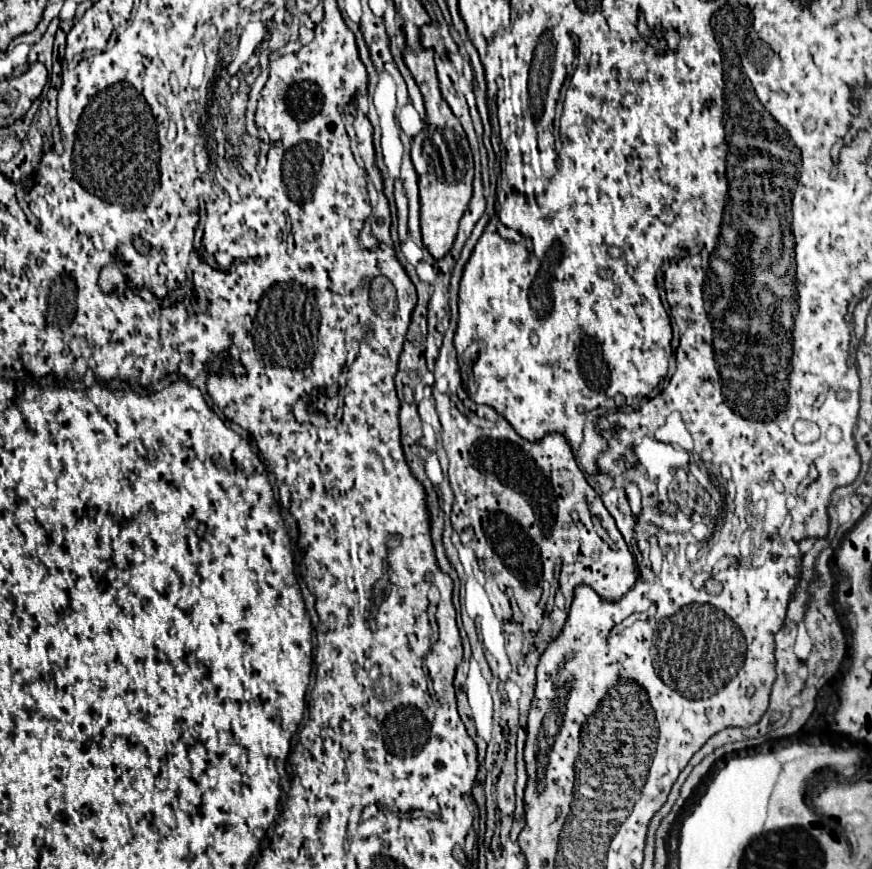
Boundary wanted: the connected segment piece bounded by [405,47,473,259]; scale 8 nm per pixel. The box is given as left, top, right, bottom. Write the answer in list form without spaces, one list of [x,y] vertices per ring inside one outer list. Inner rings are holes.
[[[421,47],[405,49],[405,65],[409,67],[415,83],[419,85],[425,97],[425,137],[415,141],[419,145],[411,147],[411,159],[419,175],[419,193],[421,193],[421,231],[423,245],[435,259],[443,259],[455,241],[459,221],[467,211],[467,205],[473,195],[473,155],[469,149],[467,135],[459,119],[449,109],[447,101],[441,95],[439,79],[433,63],[433,53],[423,51]]]

